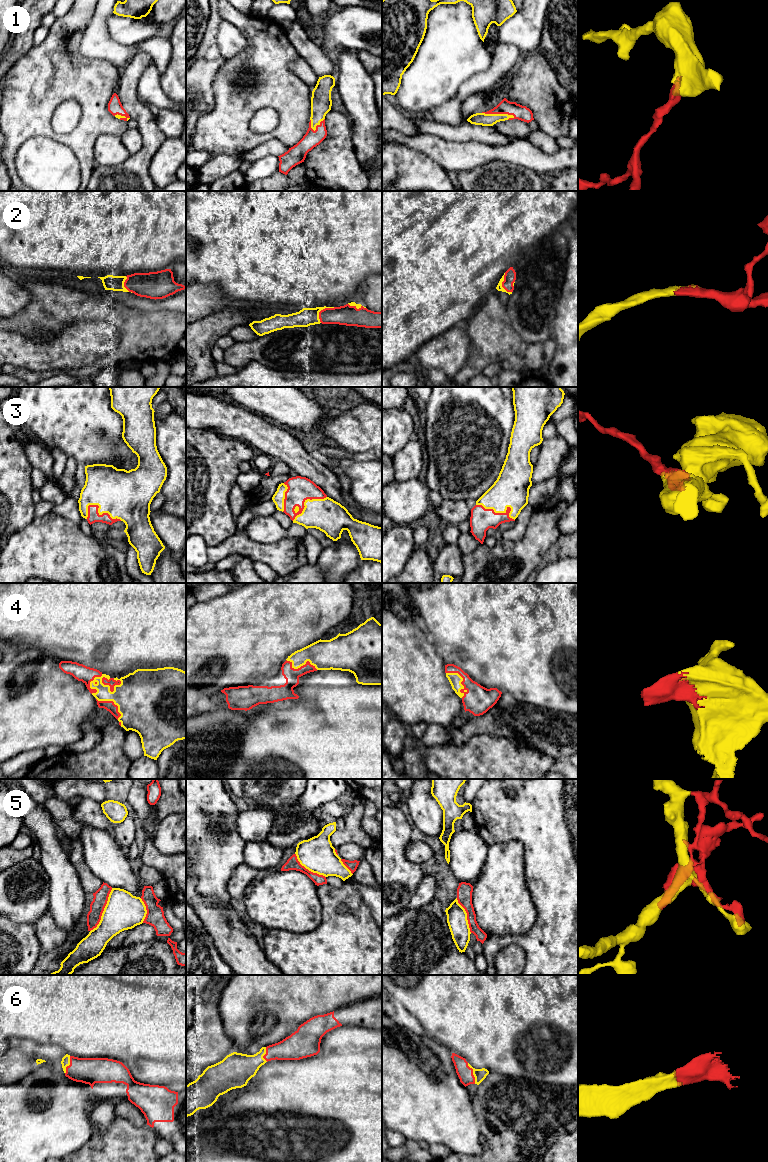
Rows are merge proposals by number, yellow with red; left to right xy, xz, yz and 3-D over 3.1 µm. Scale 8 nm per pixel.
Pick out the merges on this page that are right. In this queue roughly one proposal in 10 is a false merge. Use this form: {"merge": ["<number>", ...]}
{"merge": ["1", "2", "3", "4", "5", "6"]}

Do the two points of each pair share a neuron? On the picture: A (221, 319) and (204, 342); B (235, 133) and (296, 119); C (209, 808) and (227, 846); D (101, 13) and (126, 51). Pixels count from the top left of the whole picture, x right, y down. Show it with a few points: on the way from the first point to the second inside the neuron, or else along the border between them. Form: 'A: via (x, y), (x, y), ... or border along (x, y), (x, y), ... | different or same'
A: via (215, 325), (204, 336) | same
B: via (250, 137), (265, 137), (281, 132) | same
C: via (208, 819), (204, 823), (204, 829), (216, 843) | same
D: via (101, 25), (101, 36), (114, 49) | same

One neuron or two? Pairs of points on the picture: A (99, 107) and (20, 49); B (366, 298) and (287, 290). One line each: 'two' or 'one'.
A: two
B: two

